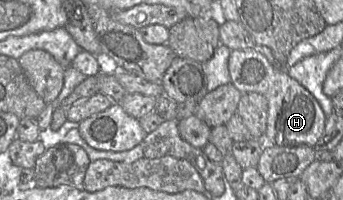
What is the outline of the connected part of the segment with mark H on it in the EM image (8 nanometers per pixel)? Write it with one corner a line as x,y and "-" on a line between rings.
232,50
228,60
231,83
242,93
257,92
268,101
266,145
315,146
325,129
327,116
316,98
287,72
274,68
267,58
255,50

